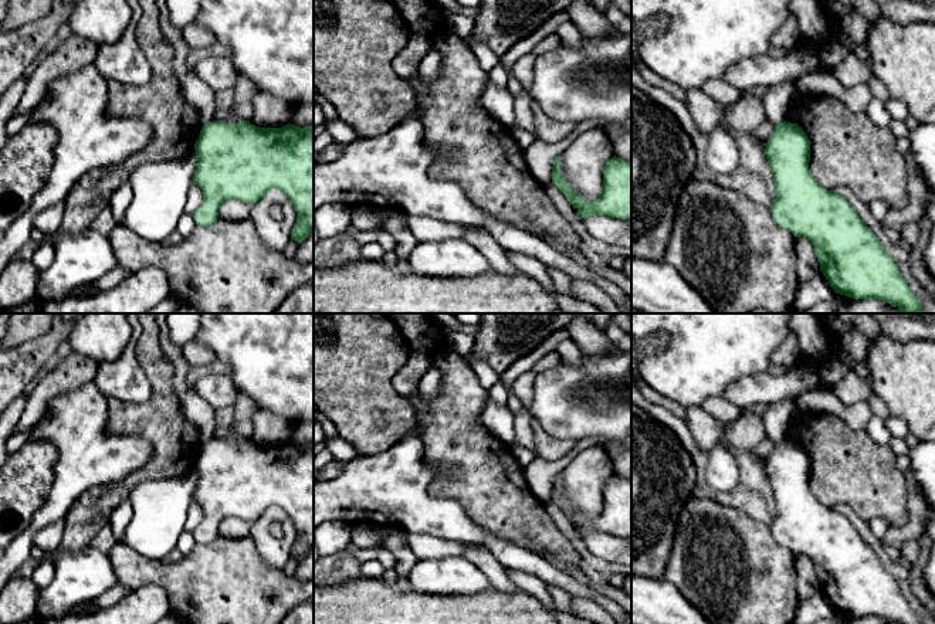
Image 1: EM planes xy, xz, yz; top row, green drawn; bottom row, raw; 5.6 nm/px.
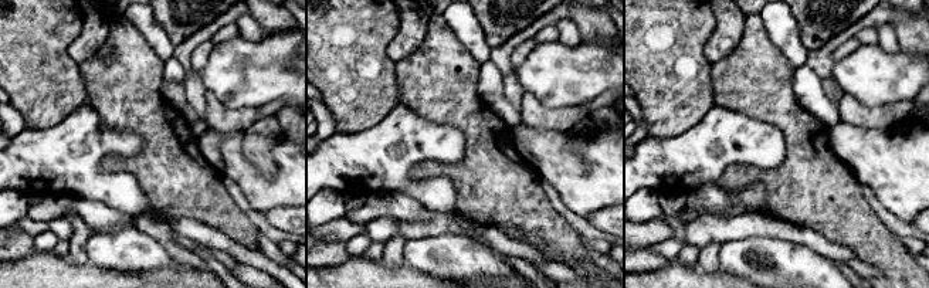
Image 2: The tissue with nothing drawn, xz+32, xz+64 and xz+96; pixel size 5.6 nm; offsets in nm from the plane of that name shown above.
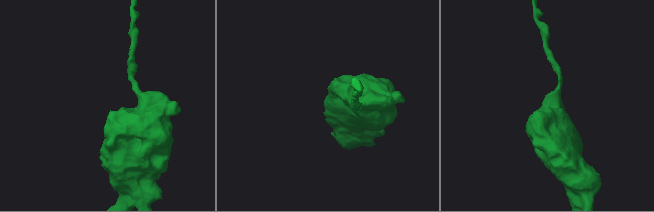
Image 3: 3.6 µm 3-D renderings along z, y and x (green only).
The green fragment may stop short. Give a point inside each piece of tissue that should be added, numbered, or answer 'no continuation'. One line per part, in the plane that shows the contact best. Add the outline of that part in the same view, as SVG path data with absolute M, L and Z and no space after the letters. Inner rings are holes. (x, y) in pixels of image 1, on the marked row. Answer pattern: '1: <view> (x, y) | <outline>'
no continuation

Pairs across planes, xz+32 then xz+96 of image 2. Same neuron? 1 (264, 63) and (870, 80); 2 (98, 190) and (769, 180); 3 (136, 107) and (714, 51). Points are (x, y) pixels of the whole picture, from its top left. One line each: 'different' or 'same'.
1: same
2: different
3: different

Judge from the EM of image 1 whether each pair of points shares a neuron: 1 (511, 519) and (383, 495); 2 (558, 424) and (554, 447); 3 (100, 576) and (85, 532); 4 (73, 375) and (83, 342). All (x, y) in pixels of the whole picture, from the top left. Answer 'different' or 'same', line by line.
1: different
2: different
3: different
4: different

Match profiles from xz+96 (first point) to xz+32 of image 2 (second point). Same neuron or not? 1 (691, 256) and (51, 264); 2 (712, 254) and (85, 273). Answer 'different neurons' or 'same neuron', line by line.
1: different neurons
2: different neurons

